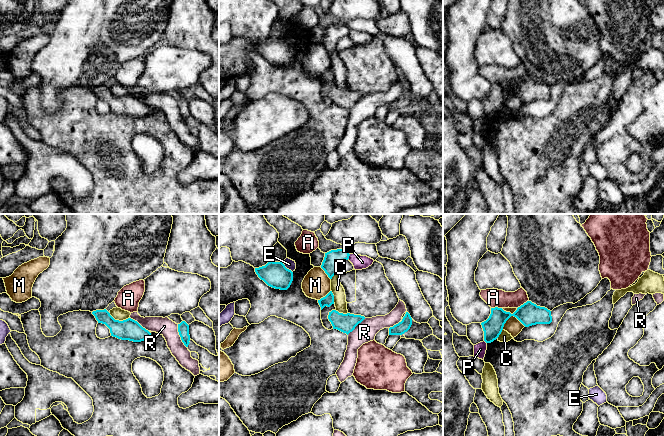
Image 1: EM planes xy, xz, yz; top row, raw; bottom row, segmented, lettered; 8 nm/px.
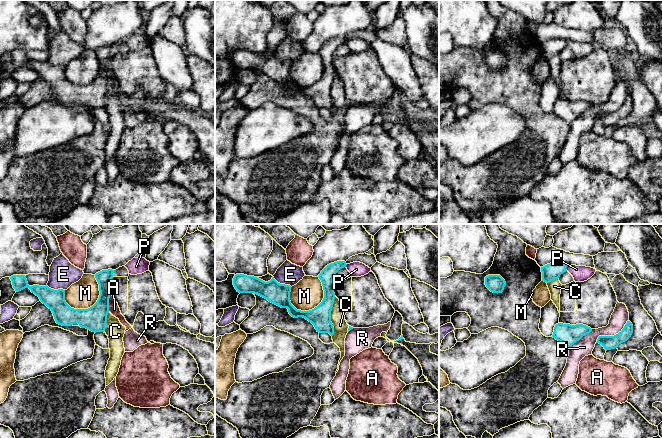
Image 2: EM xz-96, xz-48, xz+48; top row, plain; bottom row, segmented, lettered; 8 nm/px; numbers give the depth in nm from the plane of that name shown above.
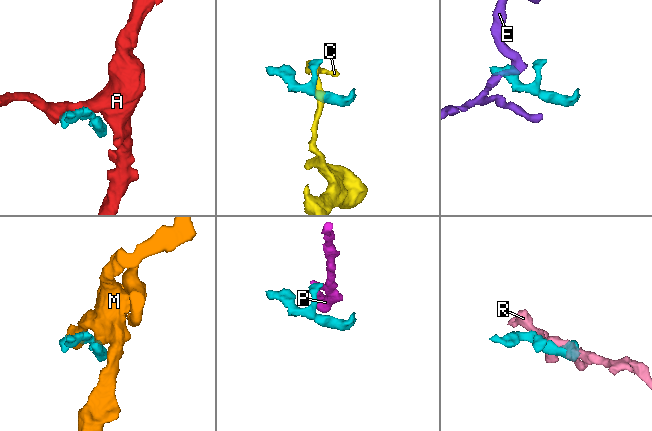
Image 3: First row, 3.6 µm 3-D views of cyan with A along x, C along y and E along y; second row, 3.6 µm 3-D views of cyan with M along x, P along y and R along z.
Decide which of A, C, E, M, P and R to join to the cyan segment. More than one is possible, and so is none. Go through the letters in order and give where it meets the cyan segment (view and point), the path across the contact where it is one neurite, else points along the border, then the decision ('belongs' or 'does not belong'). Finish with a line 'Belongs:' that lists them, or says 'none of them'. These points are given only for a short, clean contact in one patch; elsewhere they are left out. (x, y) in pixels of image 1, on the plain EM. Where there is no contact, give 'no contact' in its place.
A: meets cyan in yz at (523, 80); border along yz (528, 76), (517, 84); does not belong
C: meets cyan in xy at (118, 96); does not belong
E: meets cyan in xz at (286, 44); border along xz (282, 39), (292, 48); does not belong
M: meets cyan in yz at (513, 91); does not belong
P: meets cyan in xz at (349, 31); border along xz (350, 30), (348, 34); does not belong
R: meets cyan in xy at (180, 112); does not belong
Belongs: none of them

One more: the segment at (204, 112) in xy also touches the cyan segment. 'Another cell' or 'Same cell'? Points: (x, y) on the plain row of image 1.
Another cell

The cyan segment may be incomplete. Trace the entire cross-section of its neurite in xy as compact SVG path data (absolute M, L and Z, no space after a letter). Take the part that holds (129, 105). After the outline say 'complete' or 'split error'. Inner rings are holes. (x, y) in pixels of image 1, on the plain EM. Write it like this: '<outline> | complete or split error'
M106 85L93 87L92 90L98 99L105 100L110 105L111 112L118 115L141 118L151 113L148 106L131 94L115 96Z | complete

